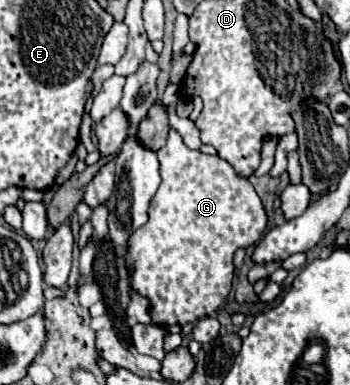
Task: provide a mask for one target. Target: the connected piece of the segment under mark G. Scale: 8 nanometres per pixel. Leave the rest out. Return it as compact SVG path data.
M173 127L169 129L167 143L157 151L157 157L161 163L161 185L151 201L149 221L129 239L127 263L133 267L129 285L133 285L133 289L137 289L141 295L149 297L153 305L153 321L183 327L213 315L225 303L235 269L233 253L239 247L249 247L263 237L267 217L259 195L245 177L237 177L225 159L185 147L181 135Z

